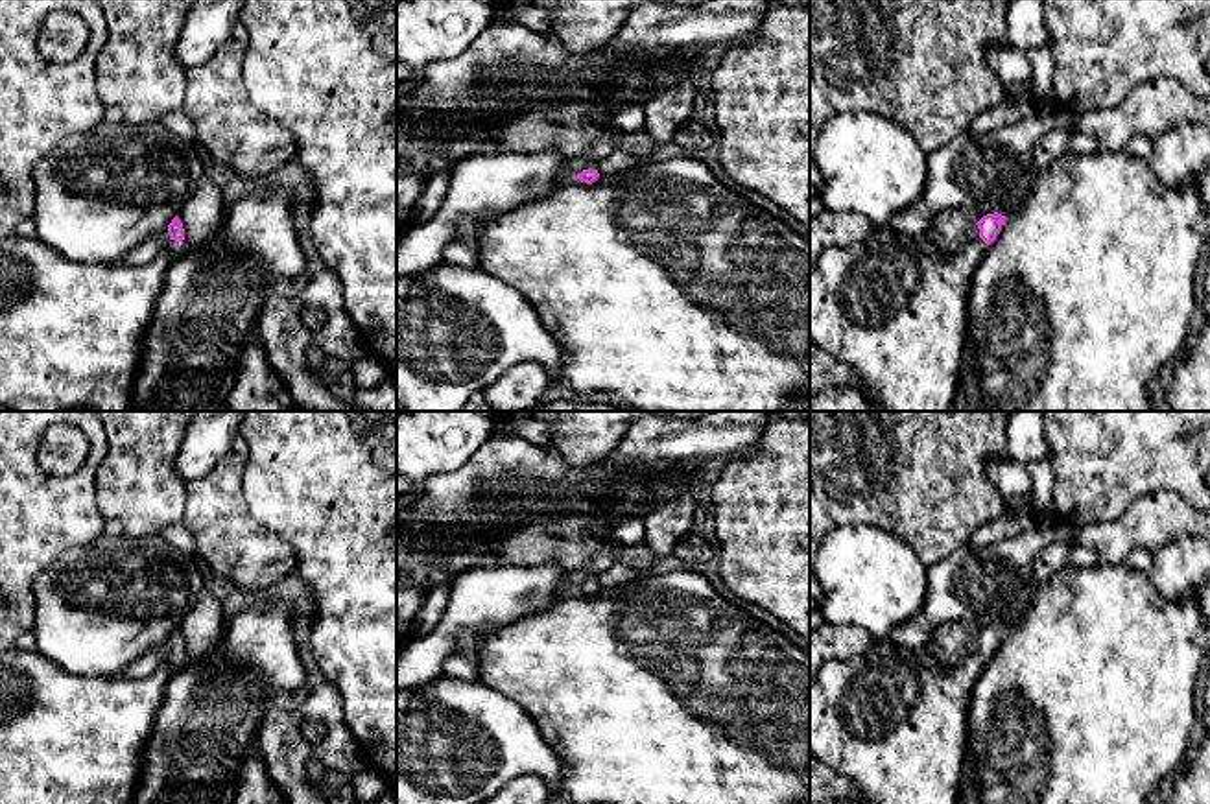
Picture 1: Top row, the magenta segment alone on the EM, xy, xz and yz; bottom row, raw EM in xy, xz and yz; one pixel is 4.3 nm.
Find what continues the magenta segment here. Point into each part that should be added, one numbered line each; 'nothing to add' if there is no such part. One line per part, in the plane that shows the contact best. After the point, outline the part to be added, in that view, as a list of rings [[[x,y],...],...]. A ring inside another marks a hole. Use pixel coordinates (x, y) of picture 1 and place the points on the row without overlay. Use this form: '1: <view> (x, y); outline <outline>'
1: xy (65, 738); outline [[[11,647],[0,651],[0,804],[133,804],[138,784],[144,749],[157,719],[159,706],[164,699],[164,688],[177,669],[183,668],[184,653],[170,653],[166,660],[144,679],[83,677],[72,675],[55,662],[35,651]]]

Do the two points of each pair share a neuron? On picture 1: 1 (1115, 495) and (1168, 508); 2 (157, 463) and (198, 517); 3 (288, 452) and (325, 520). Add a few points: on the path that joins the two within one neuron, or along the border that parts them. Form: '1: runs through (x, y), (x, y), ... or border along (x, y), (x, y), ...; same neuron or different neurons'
1: border along (1175, 491), (1148, 491), (1115, 519), (1096, 524); different neurons
2: border along (187, 484), (187, 506), (181, 520); different neurons
3: runs through (305, 469), (325, 489), (325, 504); same neuron

